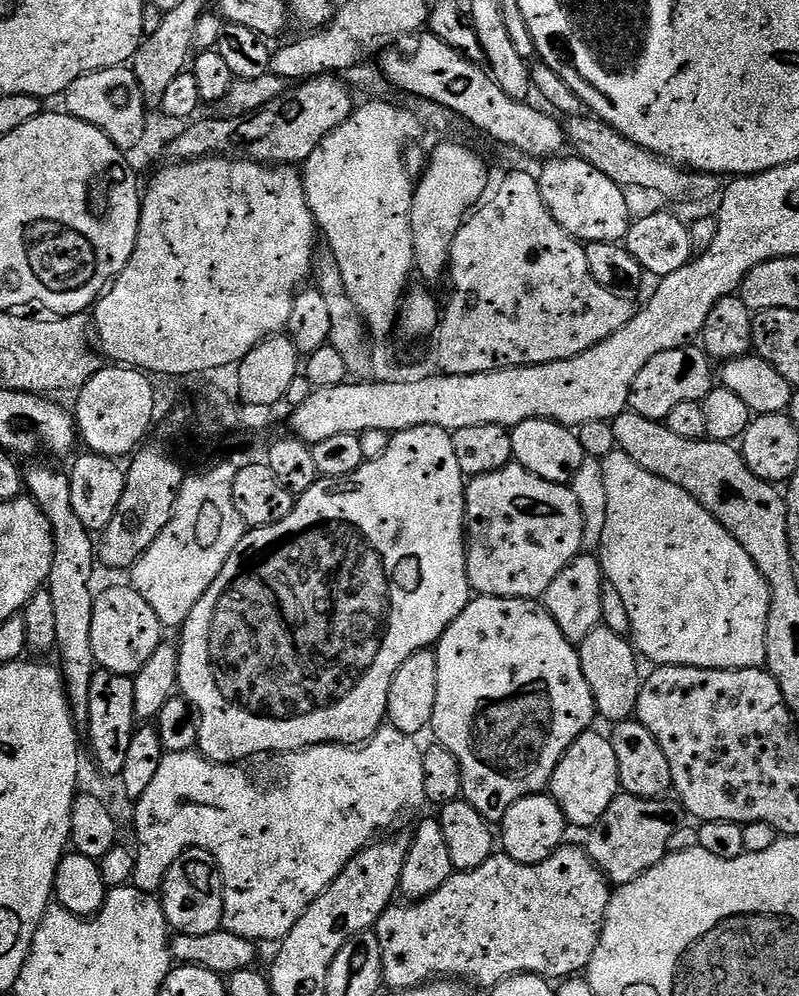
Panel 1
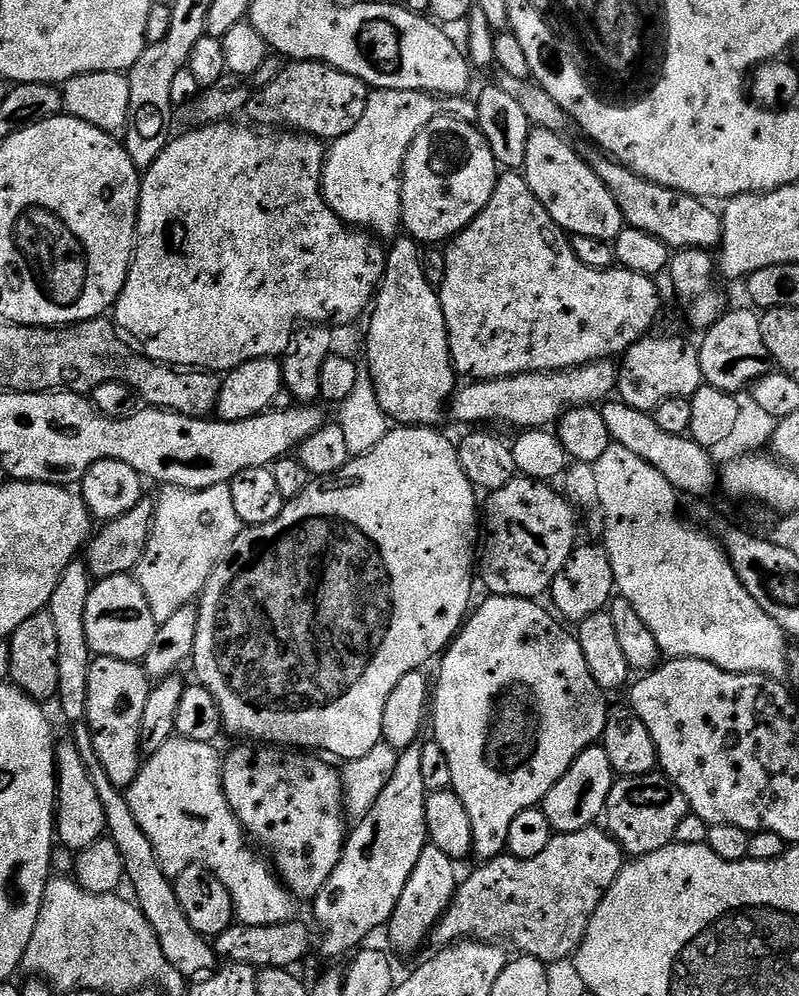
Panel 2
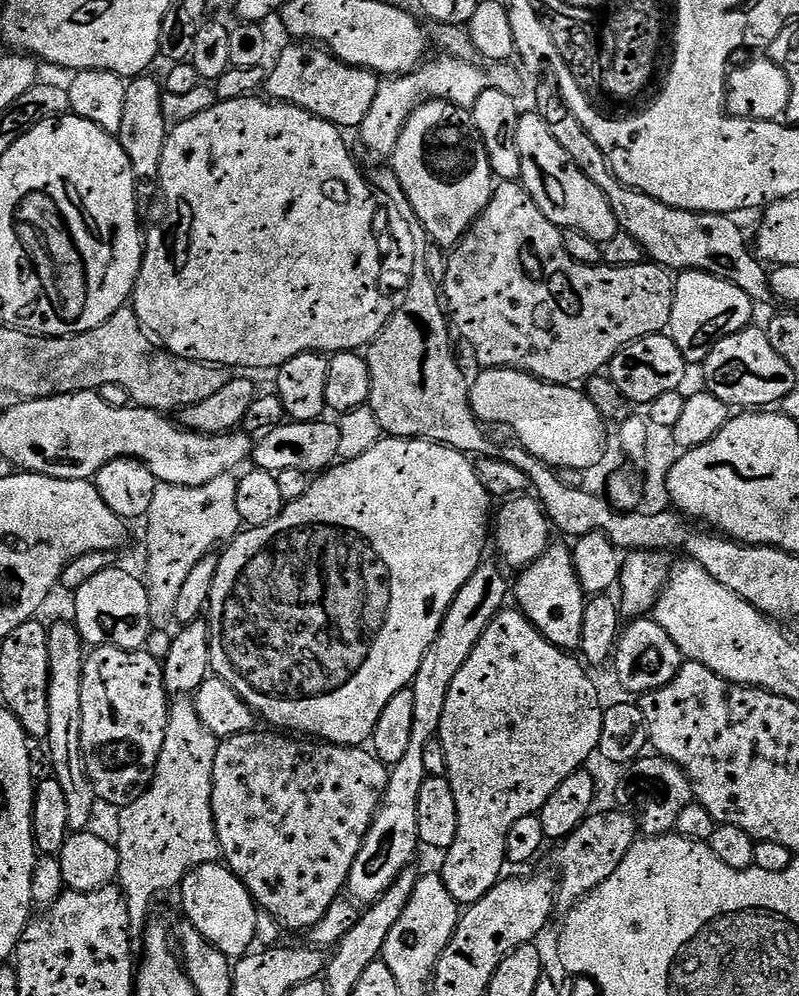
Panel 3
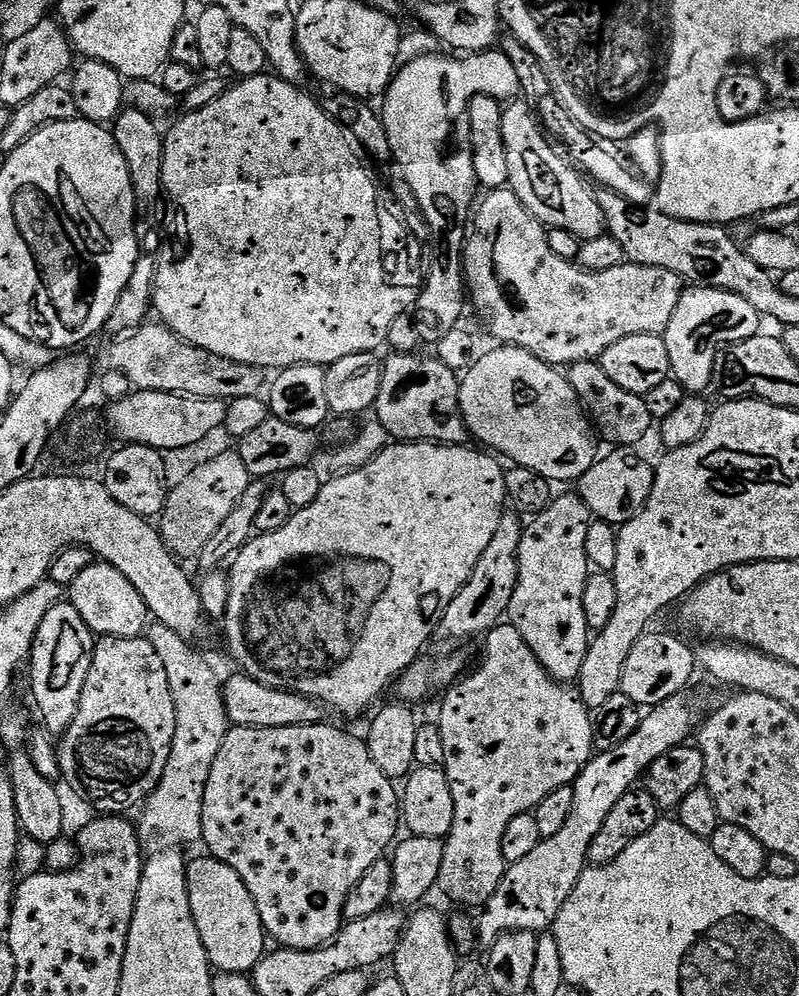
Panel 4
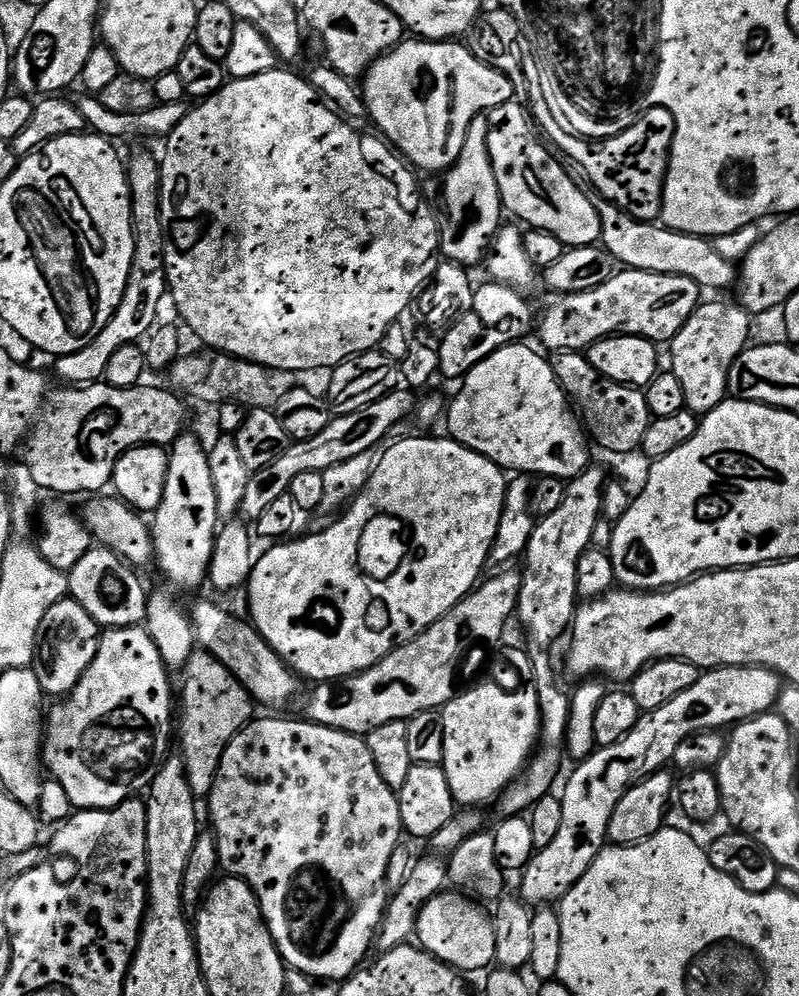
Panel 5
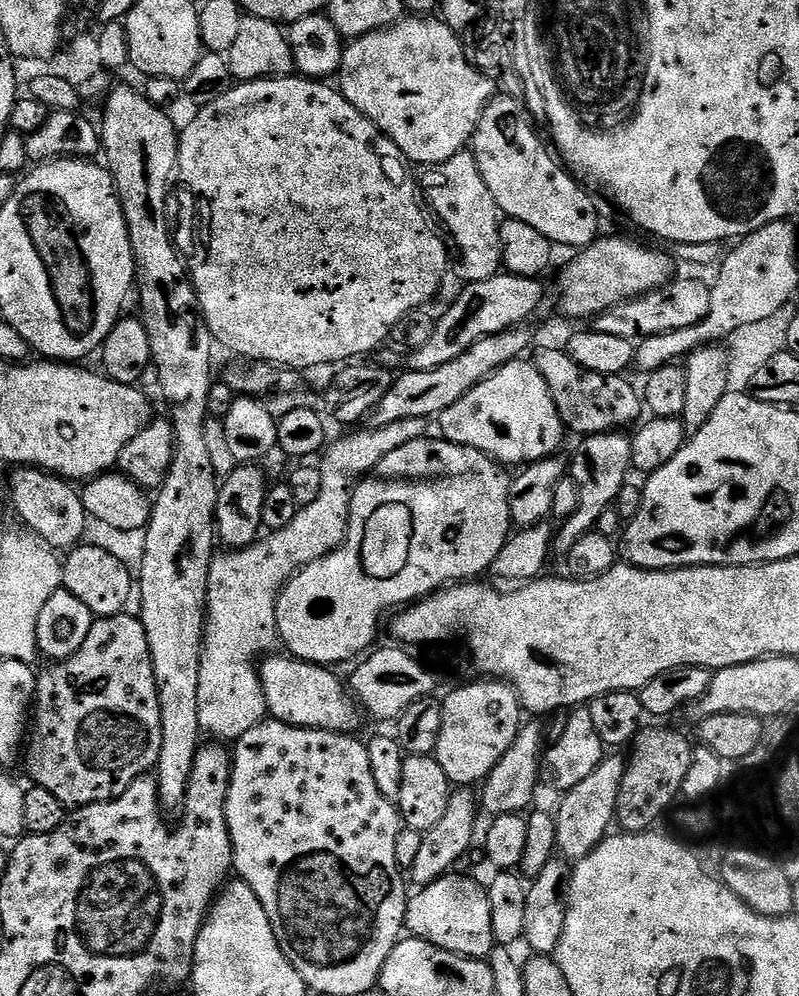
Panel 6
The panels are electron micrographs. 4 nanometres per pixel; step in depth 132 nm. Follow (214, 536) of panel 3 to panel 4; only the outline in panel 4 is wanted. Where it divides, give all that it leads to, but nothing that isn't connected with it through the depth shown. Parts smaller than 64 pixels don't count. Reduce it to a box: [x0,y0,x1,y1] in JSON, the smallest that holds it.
[158,450,249,558]

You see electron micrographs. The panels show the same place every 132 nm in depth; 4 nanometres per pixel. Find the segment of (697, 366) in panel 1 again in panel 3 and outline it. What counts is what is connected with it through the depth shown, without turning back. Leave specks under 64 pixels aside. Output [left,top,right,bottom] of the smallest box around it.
[606,334,690,406]

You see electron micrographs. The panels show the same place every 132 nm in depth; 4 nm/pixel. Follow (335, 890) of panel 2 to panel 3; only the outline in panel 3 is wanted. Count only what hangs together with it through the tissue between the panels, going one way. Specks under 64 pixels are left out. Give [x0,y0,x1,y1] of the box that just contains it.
[346,563,510,906]

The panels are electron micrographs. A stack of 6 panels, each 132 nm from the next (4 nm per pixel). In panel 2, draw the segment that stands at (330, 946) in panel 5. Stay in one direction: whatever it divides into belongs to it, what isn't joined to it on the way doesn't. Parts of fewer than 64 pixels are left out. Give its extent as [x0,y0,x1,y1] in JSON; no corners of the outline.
[220,744,350,901]

